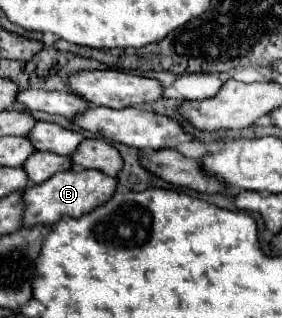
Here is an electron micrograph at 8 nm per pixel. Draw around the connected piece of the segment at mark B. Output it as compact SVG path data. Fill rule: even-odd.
M82 169L82 171L62 171L50 177L46 183L34 185L24 193L28 199L28 213L24 213L24 227L32 225L54 225L60 221L60 217L82 217L94 211L96 207L108 203L112 199L114 189L118 185L116 177L108 177L102 171L96 169Z

